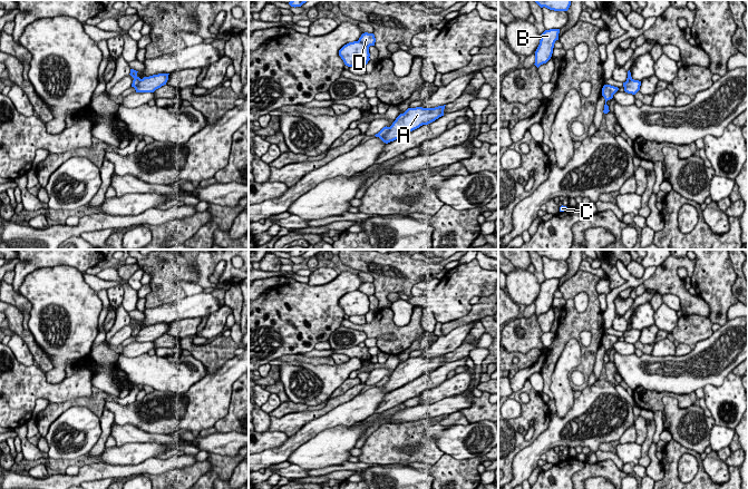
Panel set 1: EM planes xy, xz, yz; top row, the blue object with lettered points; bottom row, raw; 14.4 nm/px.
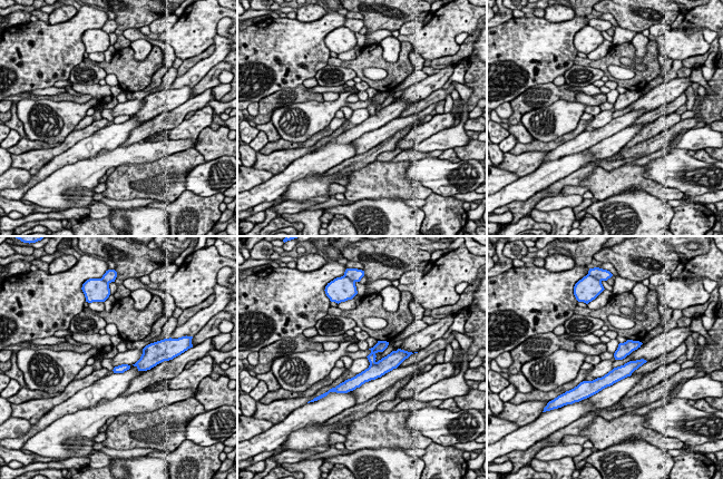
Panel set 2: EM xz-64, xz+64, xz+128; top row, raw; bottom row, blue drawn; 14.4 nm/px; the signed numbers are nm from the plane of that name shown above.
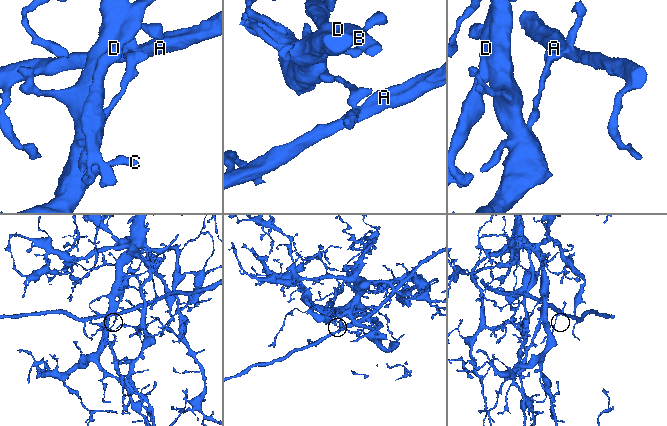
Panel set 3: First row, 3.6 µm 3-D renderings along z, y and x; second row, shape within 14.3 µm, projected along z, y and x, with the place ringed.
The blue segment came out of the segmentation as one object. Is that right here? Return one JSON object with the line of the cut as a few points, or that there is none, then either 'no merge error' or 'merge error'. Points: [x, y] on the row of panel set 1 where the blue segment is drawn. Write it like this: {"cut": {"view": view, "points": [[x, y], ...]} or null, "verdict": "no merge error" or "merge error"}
{"cut": {"view": "xz", "points": [[389, 127], [379, 137]]}, "verdict": "merge error"}

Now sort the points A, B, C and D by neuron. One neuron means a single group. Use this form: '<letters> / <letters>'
A / B C D

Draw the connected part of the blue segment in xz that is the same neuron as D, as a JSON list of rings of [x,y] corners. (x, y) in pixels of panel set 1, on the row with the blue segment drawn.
[[[365,32],[358,41],[349,42],[339,50],[339,56],[348,67],[366,66],[370,60],[369,47],[375,46],[373,33]]]

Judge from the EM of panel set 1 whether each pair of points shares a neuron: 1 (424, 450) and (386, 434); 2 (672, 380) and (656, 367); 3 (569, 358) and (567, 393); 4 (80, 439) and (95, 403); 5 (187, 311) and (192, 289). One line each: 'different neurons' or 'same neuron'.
1: same neuron
2: same neuron
3: same neuron
4: different neurons
5: different neurons

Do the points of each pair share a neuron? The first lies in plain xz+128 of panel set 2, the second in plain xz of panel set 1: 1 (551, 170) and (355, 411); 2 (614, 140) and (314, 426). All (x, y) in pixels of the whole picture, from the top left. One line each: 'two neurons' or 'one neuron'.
1: one neuron
2: two neurons

